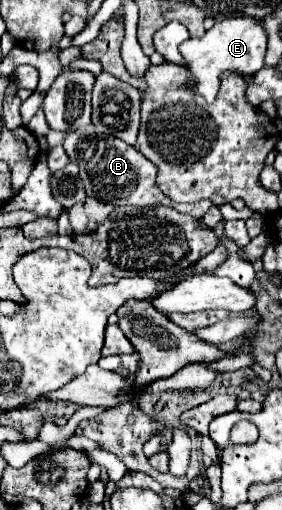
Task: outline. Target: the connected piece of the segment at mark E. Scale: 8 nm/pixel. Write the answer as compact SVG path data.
M248 16L226 18L214 24L202 38L188 38L180 44L180 54L186 60L186 68L190 72L192 84L188 86L192 92L212 102L220 88L220 76L224 72L234 72L240 76L256 74L264 66L264 52L266 52L266 34L262 30L260 20Z

